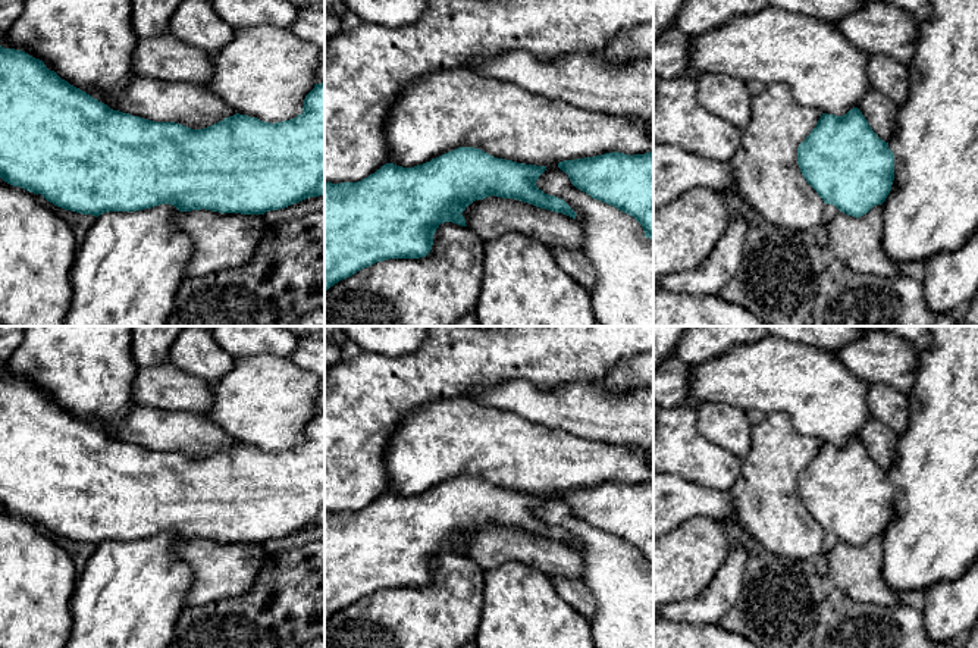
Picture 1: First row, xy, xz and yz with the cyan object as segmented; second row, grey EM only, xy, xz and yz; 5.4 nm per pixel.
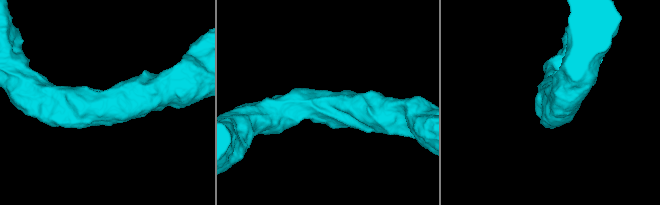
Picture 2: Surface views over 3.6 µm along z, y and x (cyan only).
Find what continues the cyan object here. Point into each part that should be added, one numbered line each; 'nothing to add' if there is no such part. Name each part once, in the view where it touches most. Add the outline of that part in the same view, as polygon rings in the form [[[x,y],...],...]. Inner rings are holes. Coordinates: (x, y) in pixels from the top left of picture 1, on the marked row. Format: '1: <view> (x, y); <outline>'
1: xy (194, 106); [[[134,76],[117,94],[104,94],[95,88],[85,93],[113,110],[191,129],[203,129],[236,115],[204,85],[188,82]]]

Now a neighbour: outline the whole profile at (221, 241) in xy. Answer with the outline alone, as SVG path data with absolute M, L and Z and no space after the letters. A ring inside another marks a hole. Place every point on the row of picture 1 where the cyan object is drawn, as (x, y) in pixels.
M211 210L179 212L173 217L192 240L188 276L206 276L250 262L263 238L263 215L219 213Z

